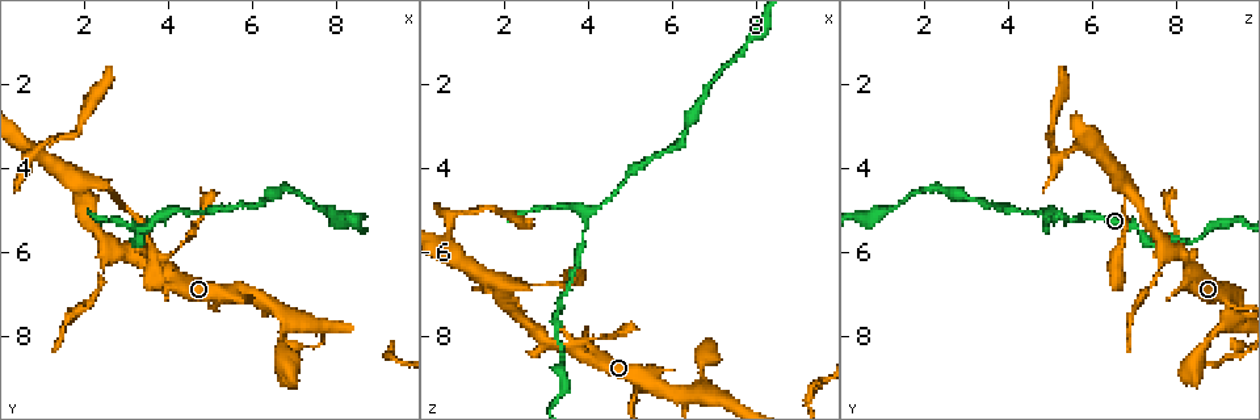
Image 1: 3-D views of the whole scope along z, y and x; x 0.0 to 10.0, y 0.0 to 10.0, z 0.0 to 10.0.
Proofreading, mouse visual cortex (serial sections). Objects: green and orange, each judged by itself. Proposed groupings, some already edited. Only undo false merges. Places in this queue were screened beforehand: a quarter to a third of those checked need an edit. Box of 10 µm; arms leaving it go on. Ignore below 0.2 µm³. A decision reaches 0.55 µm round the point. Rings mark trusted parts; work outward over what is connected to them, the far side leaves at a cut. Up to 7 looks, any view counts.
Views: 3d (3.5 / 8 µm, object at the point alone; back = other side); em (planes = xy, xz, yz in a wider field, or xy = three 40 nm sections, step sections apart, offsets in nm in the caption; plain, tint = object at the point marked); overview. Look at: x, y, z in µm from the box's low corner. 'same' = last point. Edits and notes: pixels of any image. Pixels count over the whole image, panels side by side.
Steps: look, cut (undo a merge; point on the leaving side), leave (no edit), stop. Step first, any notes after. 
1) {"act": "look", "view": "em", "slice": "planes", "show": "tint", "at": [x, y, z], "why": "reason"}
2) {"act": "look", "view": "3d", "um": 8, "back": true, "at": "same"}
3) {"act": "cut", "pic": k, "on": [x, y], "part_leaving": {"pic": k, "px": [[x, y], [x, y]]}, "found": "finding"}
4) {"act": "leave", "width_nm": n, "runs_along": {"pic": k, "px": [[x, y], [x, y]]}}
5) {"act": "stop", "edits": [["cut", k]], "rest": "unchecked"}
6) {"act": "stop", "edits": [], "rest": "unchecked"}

{"act": "look", "view": "3d", "um": 3.5, "at": [3.90, 5.25, 5.55], "why": "thin neck"}

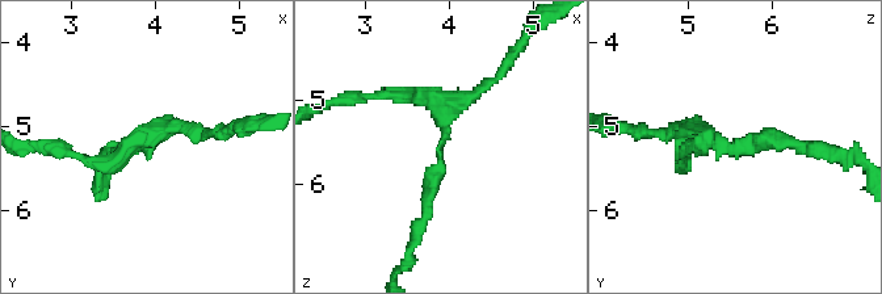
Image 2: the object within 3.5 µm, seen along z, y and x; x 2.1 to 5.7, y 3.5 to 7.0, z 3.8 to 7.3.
{"act": "look", "view": "em", "slice": "xy", "step": 1, "show": "tint", "at": [3.90, 5.25, 5.60]}

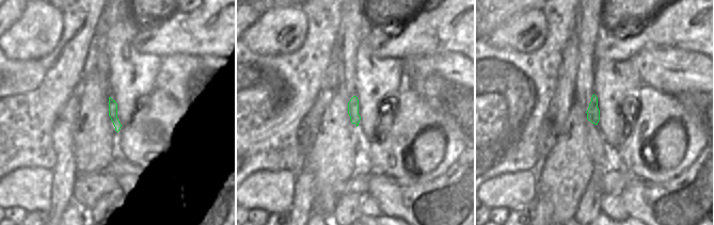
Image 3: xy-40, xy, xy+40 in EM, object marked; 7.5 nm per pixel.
{"act": "leave", "runs_along": {"pic": 2, "px": [[418, 226], [445, 112], [482, 88]]}, "found": "continuous, no second cell"}

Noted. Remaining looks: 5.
{"act": "look", "view": "3d", "um": 3.5, "at": [3.35, 5.85, 7.35], "why": "abrupt turn"}

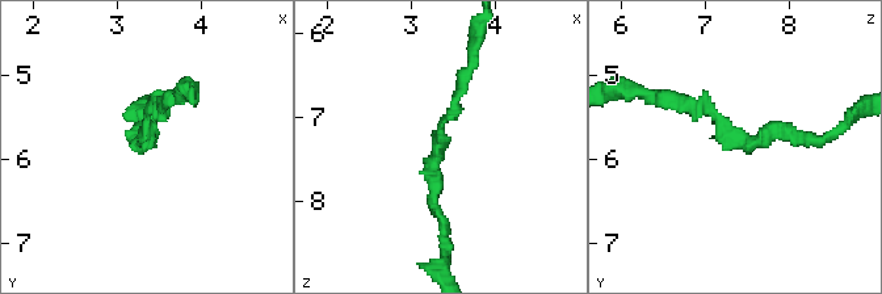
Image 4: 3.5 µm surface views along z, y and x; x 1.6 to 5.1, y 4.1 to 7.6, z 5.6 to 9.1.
{"act": "leave", "found": "one cell here"}

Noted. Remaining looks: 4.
{"act": "look", "view": "3d", "um": 3.5, "back": true, "at": [6.75, 8.10, 8.75], "why": "a narrow waist"}

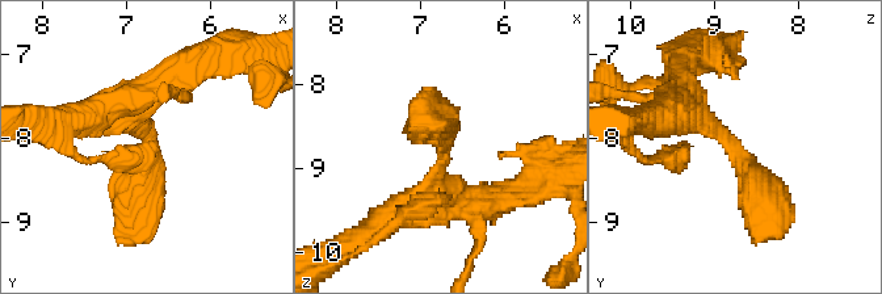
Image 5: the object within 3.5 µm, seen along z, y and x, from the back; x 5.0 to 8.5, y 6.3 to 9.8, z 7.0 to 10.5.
{"act": "look", "view": "em", "slice": "xy", "step": 1, "show": "tint", "at": [6.75, 8.10, 8.80], "why": "shape alone is not enough"}

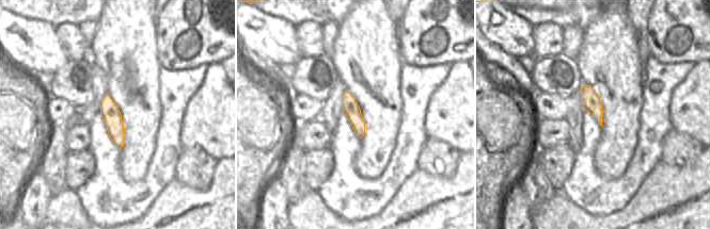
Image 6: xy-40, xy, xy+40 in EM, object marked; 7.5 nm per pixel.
{"act": "leave", "runs_along": {"pic": 6, "px": [[107, 98], [120, 144]]}, "found": "continuous, no second cell"}

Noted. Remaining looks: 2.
{"act": "stop", "edits": [], "rest": "unchecked"}

